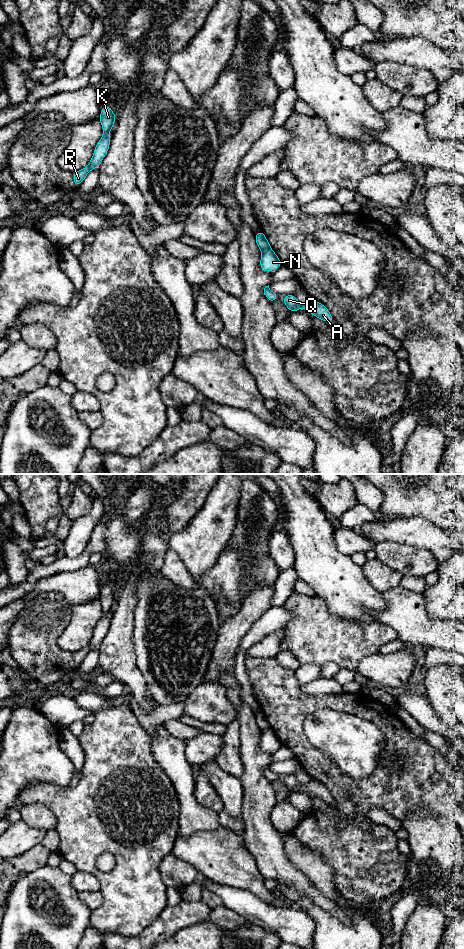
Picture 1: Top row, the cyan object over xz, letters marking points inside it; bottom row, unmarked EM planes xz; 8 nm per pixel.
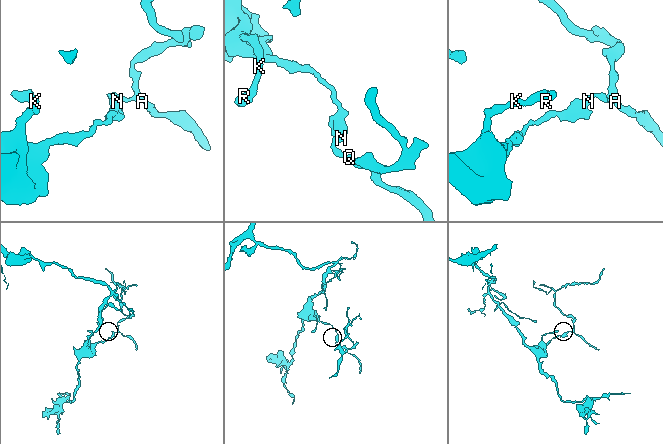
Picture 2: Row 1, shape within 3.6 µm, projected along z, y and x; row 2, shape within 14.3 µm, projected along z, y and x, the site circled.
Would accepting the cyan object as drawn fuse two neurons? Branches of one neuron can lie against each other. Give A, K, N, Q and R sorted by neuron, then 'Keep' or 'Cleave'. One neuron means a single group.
Groups: A N Q / K R. Cleave

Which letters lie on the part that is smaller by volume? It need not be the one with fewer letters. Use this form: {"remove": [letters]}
{"remove": ["A", "N", "Q"]}

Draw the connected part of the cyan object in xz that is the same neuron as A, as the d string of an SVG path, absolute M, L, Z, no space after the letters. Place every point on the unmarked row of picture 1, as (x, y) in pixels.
M293 774L286 775L282 782L291 792L296 792L297 790L304 788L310 794L313 794L315 797L327 802L332 803L333 797L329 790L320 782L312 780L307 784L300 783Z

